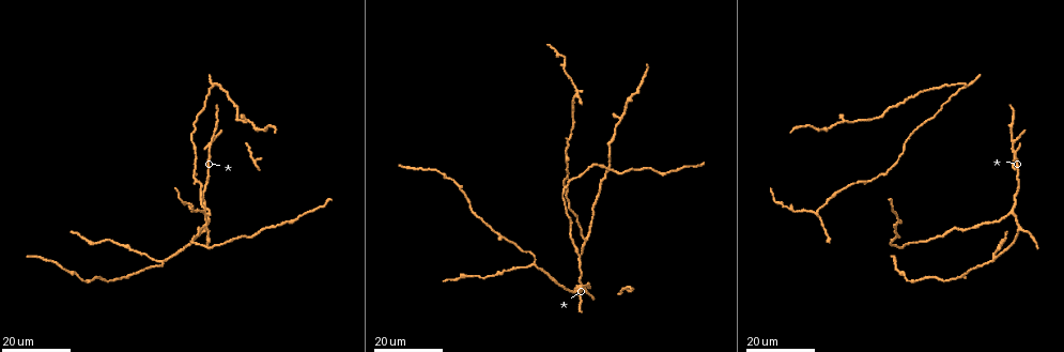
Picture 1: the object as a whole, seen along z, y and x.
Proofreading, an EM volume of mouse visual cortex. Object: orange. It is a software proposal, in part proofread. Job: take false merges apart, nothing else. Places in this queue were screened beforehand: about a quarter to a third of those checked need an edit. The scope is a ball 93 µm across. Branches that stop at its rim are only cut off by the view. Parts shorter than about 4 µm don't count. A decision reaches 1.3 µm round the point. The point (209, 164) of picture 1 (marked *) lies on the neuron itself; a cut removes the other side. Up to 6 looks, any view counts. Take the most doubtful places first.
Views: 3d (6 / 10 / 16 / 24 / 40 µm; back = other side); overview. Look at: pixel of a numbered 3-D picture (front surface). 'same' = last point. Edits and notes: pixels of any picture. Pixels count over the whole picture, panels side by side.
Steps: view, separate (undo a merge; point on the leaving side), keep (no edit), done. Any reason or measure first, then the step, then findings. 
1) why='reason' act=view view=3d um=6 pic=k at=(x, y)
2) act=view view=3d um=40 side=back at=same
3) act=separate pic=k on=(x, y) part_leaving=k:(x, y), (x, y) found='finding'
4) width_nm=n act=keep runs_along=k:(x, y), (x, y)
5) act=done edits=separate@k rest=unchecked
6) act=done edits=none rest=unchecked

why='four or more arms meet' act=view view=3d um=16 pic=1 at=(578, 91)

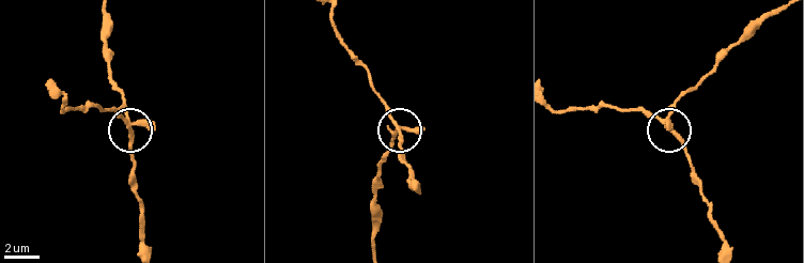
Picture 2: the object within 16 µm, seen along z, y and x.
act=view view=3d um=6 pic=2 at=(126, 124)

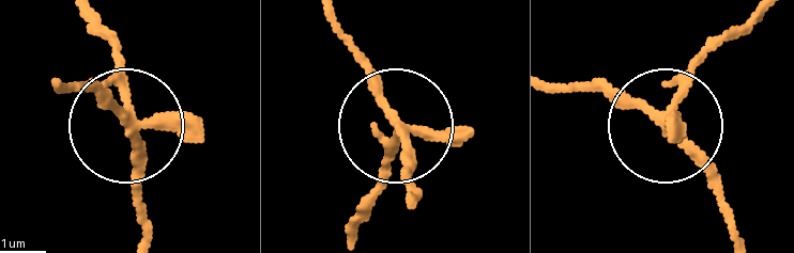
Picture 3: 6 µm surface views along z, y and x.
act=separate pic=3 on=(98, 95) part_leaving=3:(130, 115), (107, 92), (64, 84) found='a second neuron is stuck on'

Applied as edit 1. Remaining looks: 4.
why='redraw' act=view view=overview

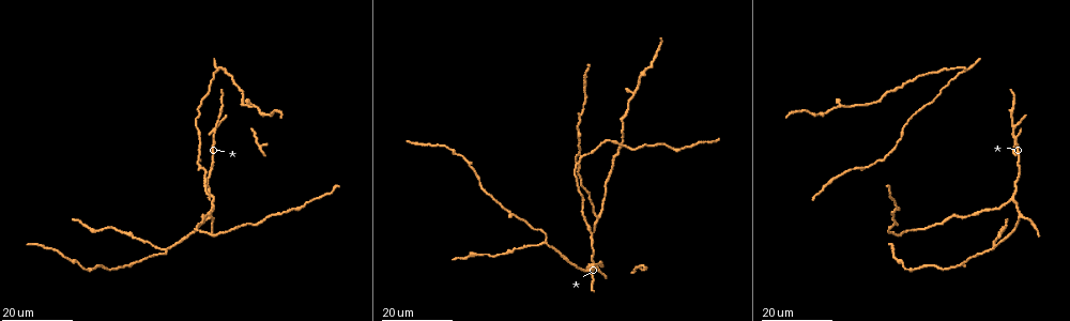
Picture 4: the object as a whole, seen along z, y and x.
why='thin arm on a thick one' act=view view=3d um=16 pic=4 at=(1016, 127)

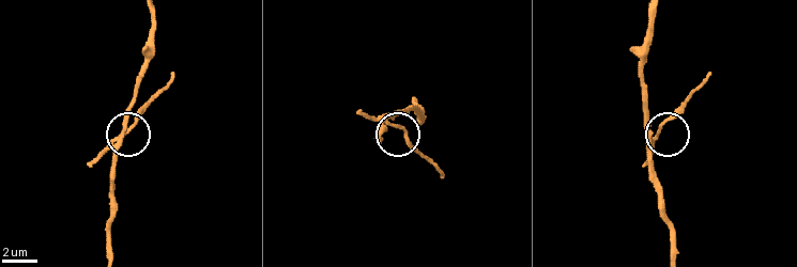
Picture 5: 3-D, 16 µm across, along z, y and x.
act=view view=3d um=10 pic=5 at=(656, 131)

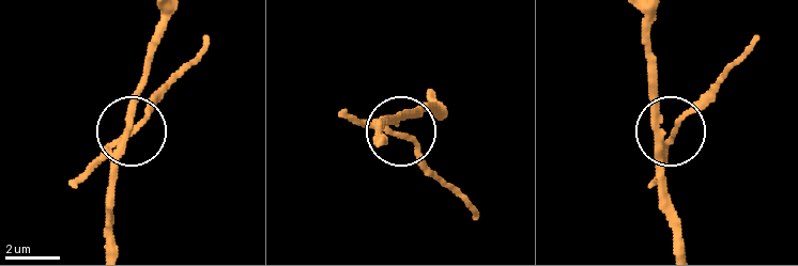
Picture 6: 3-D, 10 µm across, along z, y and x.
act=separate pic=6 on=(79, 177) part_leaving=6:(107, 149), (202, 59) found='a second neuron is stuck on'

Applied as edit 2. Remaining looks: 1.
act=done edits=separate@3,separate@6 rest=unchecked

